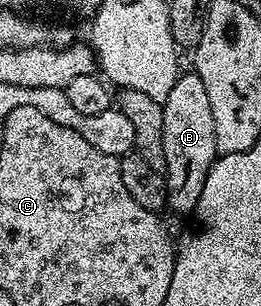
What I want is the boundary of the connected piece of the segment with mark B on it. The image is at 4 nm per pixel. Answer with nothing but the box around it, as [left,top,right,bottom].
[161,73,219,212]

